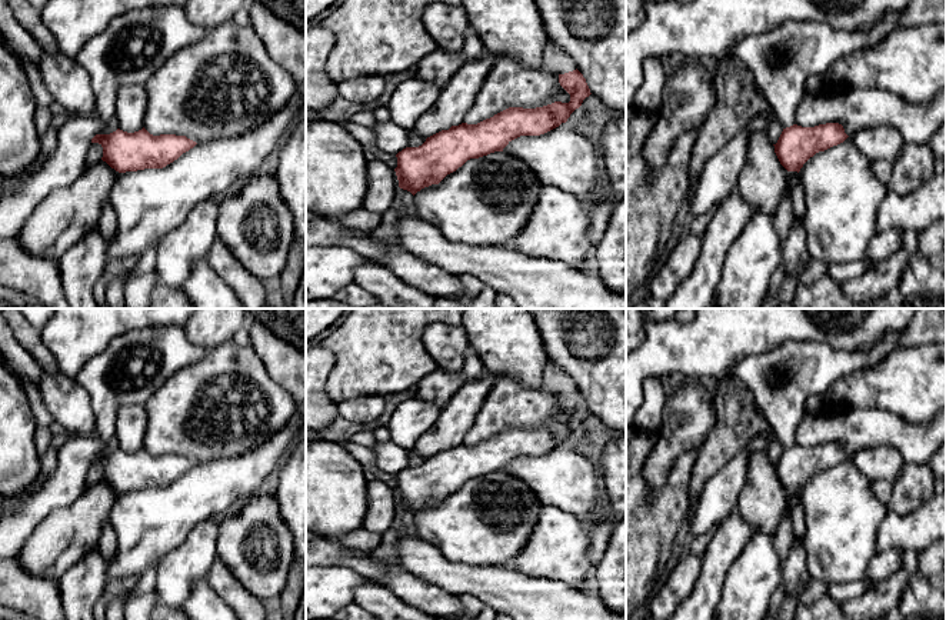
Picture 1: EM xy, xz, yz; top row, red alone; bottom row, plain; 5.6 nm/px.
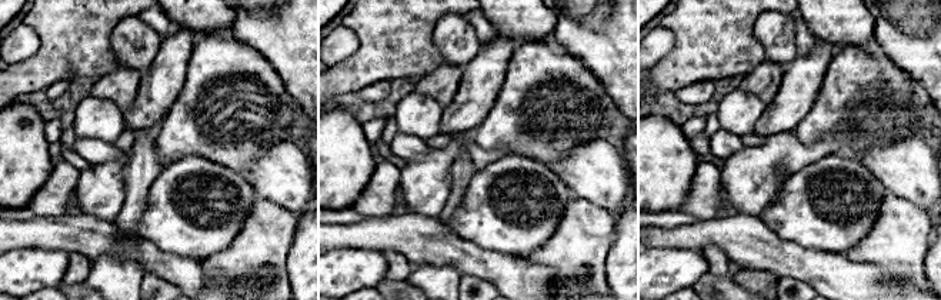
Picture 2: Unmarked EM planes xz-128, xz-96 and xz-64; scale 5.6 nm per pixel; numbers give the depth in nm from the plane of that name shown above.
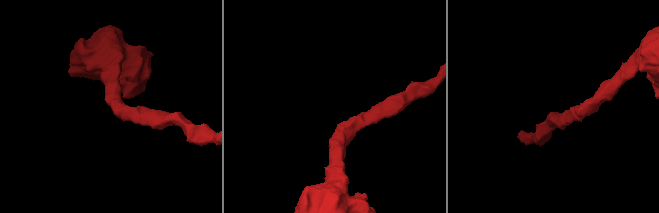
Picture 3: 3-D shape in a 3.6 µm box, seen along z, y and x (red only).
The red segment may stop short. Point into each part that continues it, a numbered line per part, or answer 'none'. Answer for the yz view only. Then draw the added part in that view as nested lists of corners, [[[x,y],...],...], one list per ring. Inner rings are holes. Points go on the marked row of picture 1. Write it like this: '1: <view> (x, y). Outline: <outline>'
none

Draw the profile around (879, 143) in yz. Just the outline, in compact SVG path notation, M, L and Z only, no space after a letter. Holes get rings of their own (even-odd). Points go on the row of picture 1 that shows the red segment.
M892 127L863 129L850 137L859 151L870 161L893 161L903 144L899 133Z

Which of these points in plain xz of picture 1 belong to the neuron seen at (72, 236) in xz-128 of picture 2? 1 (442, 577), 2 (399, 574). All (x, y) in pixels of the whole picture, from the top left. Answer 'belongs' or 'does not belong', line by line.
1: belongs
2: does not belong

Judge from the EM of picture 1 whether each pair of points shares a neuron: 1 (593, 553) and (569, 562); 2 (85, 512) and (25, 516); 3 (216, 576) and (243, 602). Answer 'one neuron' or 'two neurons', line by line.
1: two neurons
2: two neurons
3: one neuron

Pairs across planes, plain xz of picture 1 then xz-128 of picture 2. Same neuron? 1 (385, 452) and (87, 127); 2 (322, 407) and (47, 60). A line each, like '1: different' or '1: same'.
1: different
2: different

